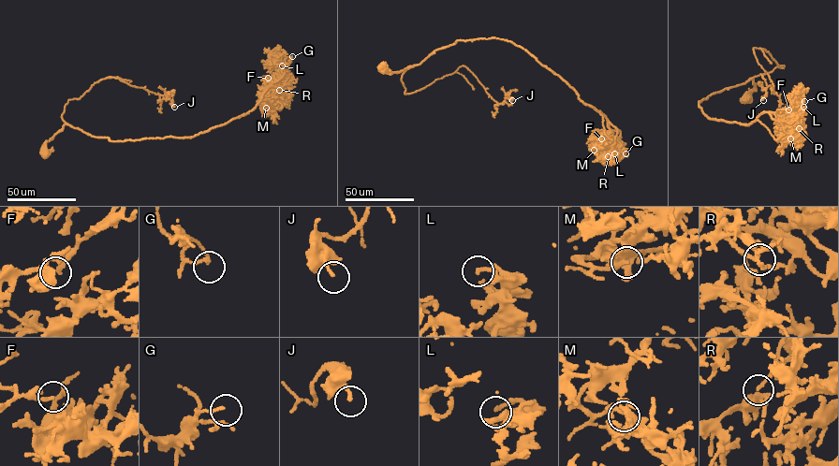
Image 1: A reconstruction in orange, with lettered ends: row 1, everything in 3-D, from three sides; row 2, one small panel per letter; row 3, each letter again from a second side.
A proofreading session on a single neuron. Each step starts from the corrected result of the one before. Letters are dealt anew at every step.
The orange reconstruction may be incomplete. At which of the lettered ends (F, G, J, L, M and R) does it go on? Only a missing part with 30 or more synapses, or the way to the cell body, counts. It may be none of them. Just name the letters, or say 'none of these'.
none of these

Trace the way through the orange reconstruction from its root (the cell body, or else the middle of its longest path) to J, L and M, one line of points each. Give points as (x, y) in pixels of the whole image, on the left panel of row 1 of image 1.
J: (46, 152), (45, 142), (66, 123), (68, 100), (102, 79), (165, 94), (174, 107)
L: (46, 152), (45, 142), (66, 123), (120, 141), (208, 131), (250, 111), (287, 72), (277, 75), (282, 65)
M: (46, 152), (66, 123), (110, 140), (188, 137), (261, 100), (282, 106), (266, 108)

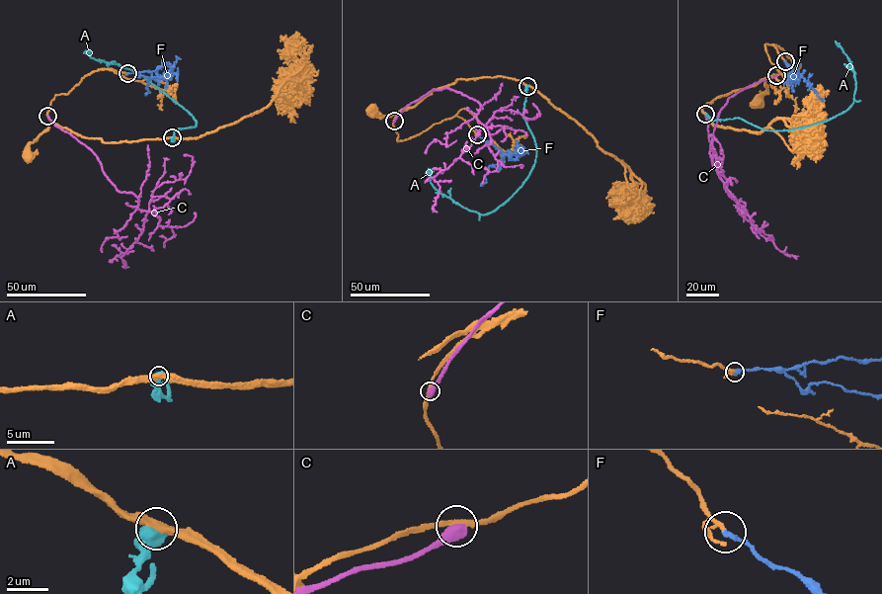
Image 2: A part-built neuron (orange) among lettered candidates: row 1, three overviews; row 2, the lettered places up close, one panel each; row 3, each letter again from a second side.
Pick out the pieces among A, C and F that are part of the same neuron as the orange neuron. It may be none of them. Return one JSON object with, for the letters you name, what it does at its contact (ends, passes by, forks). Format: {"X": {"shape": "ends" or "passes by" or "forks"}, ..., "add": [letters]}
{"F": {"shape": "ends"}, "add": ["F"]}

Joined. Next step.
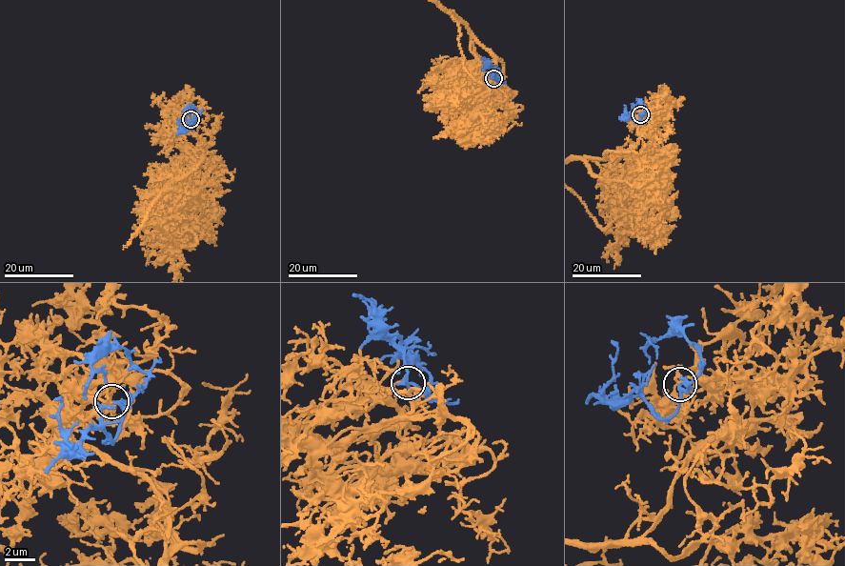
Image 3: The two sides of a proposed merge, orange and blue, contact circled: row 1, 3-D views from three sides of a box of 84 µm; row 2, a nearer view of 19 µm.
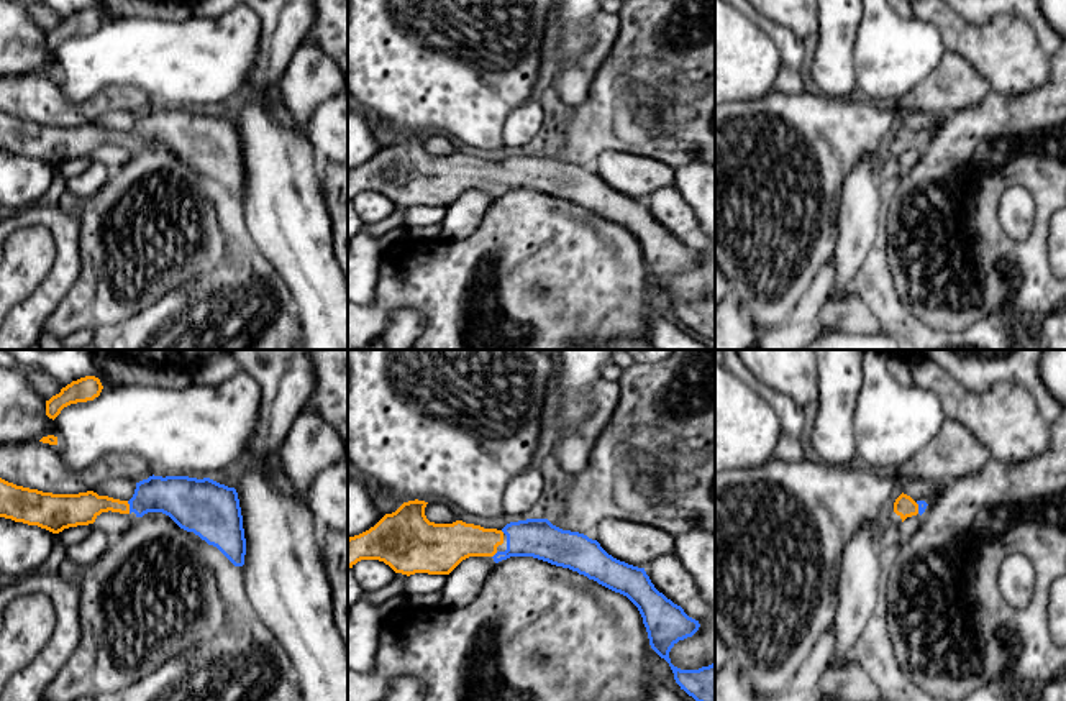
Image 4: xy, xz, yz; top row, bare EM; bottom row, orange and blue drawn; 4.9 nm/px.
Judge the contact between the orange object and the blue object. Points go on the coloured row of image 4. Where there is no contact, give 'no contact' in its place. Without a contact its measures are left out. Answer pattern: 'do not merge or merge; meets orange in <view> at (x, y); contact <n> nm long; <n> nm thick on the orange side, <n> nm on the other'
merge; meets orange in xy at (128, 508); contact 70 nm long; 160 nm thick on the orange side, 200 nm on the other

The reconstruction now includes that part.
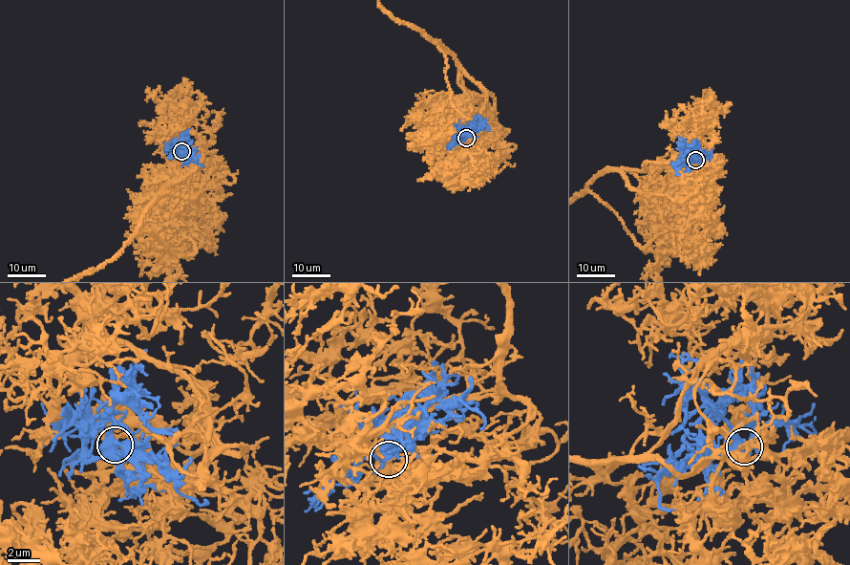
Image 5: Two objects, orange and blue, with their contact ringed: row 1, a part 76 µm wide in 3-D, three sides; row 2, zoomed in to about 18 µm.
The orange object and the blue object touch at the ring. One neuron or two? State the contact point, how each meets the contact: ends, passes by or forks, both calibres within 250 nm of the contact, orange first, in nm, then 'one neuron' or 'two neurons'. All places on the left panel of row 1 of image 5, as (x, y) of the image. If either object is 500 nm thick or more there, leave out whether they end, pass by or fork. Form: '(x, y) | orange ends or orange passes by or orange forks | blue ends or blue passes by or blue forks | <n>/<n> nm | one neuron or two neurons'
(181, 151) | 90/550 nm | one neuron

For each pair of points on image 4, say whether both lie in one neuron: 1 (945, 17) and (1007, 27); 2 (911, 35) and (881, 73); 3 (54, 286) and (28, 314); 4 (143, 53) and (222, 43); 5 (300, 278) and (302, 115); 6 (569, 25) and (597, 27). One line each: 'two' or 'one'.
1: one
2: one
3: one
4: one
5: two
6: two

